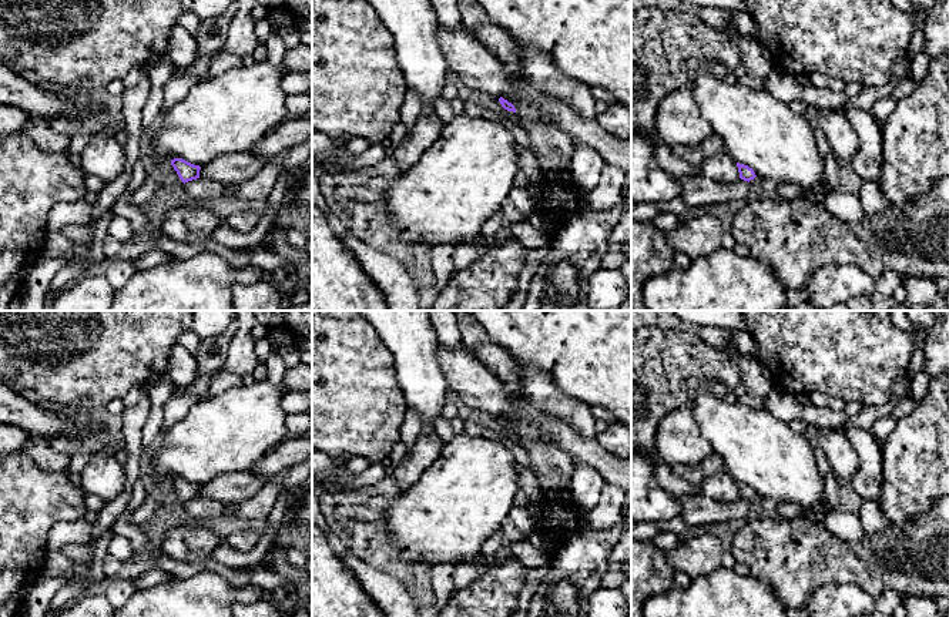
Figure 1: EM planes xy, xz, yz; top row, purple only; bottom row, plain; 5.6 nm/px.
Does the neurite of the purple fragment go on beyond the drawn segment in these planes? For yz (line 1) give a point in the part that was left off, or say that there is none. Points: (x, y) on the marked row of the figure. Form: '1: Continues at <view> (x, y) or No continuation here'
1: No continuation here

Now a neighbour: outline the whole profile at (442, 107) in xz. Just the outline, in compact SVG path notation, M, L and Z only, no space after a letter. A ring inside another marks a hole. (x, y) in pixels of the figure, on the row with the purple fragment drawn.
M437 97L433 100L433 107L435 107L435 113L436 115L445 123L447 124L455 115L453 111L450 108L450 103L446 101L442 97Z

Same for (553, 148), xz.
M504 95L516 108L517 123L526 130L533 154L544 174L553 180L570 180L574 141L566 133L541 120L540 110L527 101Z

